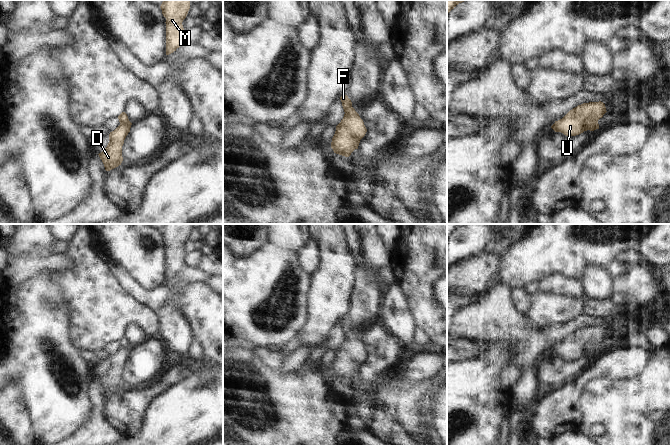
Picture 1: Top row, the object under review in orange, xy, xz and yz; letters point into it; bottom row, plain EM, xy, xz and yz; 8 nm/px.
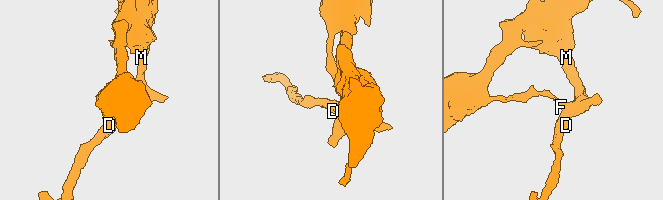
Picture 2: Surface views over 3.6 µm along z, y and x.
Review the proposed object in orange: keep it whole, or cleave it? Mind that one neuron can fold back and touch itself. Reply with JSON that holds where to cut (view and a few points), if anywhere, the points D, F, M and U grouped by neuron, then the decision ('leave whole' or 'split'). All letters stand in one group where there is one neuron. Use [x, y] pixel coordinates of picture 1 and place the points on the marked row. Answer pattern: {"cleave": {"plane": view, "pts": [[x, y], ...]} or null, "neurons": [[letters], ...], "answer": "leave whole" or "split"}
{"cleave": {"plane": "xy", "pts": [[128, 120], [120, 124]]}, "neurons": [["D", "M", "U"], ["F"]], "answer": "split"}

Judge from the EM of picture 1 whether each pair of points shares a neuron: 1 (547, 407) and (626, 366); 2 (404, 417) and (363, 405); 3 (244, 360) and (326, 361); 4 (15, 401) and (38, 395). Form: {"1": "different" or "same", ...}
{"1": "same", "2": "same", "3": "different", "4": "different"}

